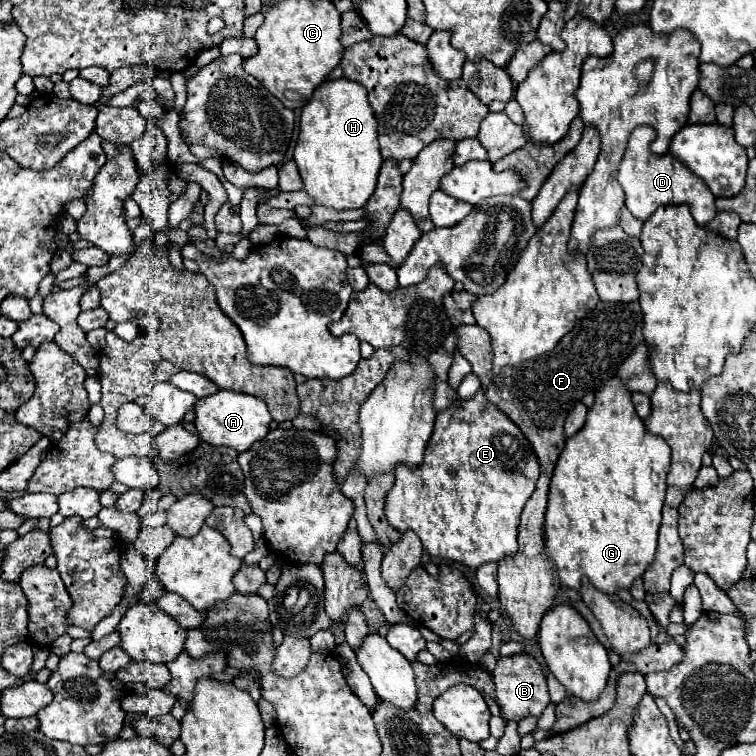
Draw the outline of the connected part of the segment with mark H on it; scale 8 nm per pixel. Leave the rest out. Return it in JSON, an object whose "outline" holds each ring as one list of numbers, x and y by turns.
{"outline":[[345,77,321,83,299,119,301,131,295,145,295,163,303,179,303,191,315,205,337,211,363,207,377,185,383,157,377,143,377,121,367,91]]}

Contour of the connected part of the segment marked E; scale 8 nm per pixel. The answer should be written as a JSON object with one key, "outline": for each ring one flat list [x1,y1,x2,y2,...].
{"outline":[[477,391,471,399,457,399,449,409,437,413,435,429,419,467,407,469,405,465,399,465,395,471,395,485,391,493,387,493,385,517,399,533,413,531,431,557,455,561,477,571,485,563,497,563,515,555,519,515,535,491,537,479,539,459,527,437,483,395,483,391]]}

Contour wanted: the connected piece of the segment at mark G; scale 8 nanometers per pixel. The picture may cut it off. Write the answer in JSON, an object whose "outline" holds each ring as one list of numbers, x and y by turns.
{"outline":[[603,389,603,393,597,393,595,403,587,413,587,425,575,437,567,439,549,485,543,541,545,557,553,565,561,587,579,591,581,577,587,575,589,583,595,583,599,591,615,595,621,589,629,589,635,579,643,577,655,559,669,461,669,445,661,437,647,433,645,423,635,413,627,389]]}

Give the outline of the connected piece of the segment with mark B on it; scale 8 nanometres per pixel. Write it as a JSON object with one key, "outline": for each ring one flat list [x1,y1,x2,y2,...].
{"outline":[[517,653,513,657,503,657,497,661,497,667,493,671,495,681,495,699,501,709,501,717,505,721,519,721,525,717,539,717,543,709,551,703,545,675,541,673,539,663,525,653]]}

